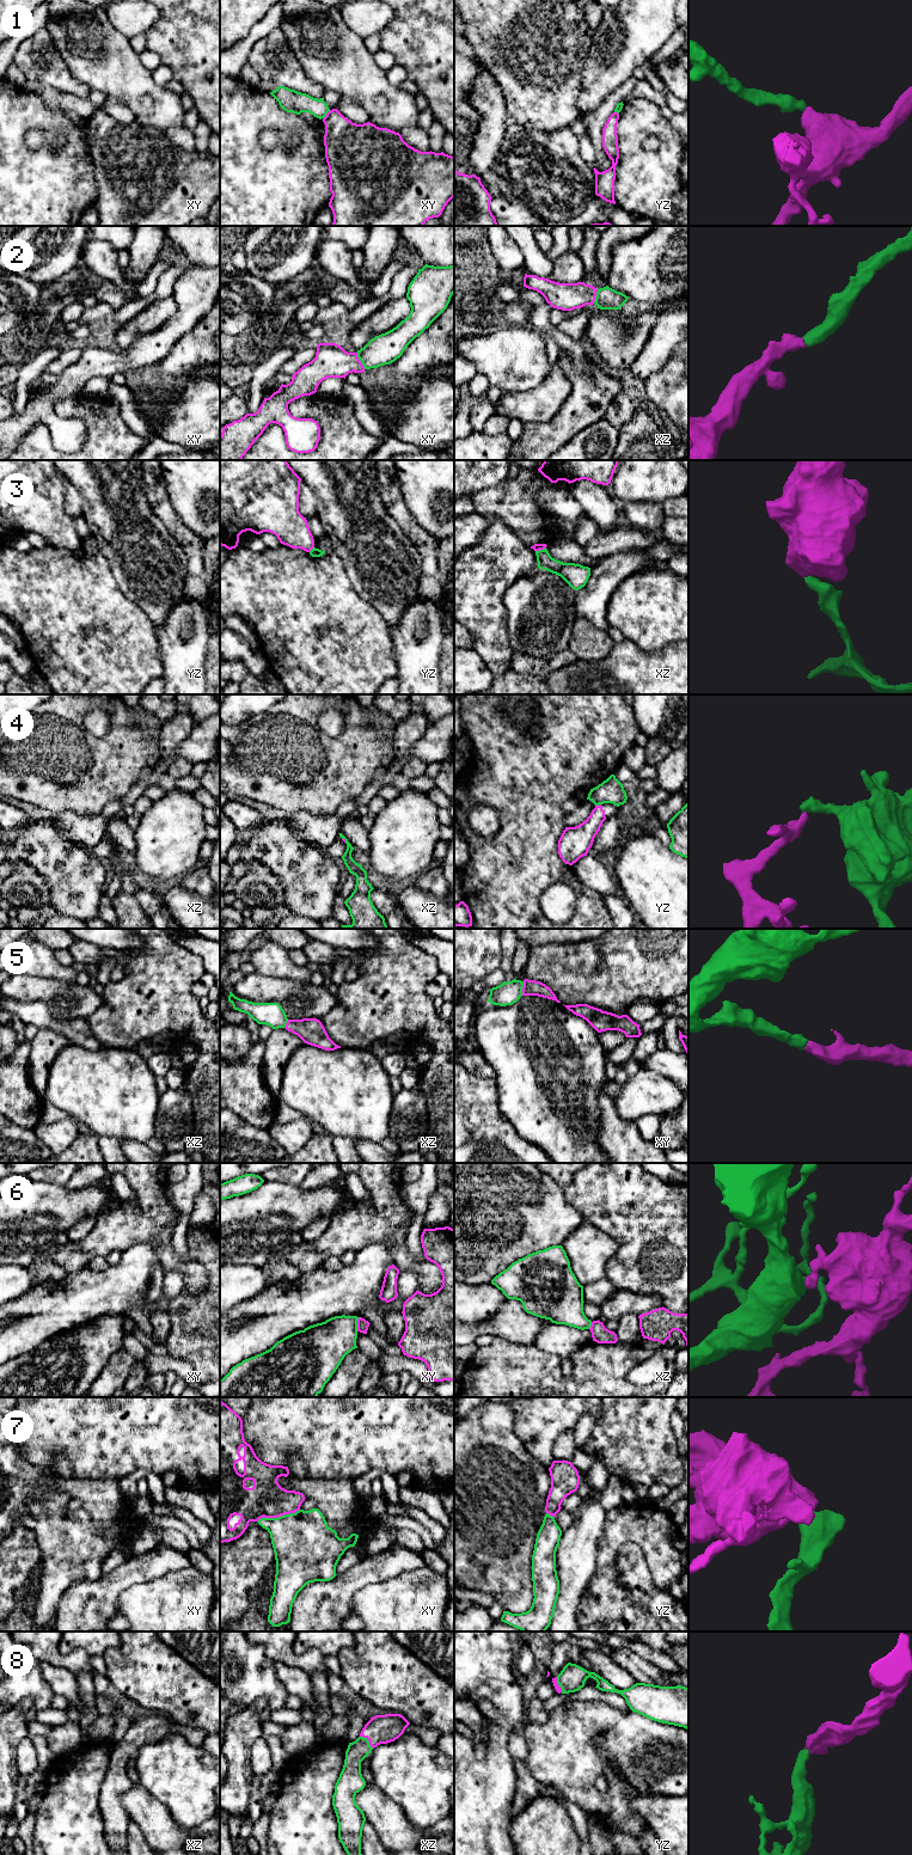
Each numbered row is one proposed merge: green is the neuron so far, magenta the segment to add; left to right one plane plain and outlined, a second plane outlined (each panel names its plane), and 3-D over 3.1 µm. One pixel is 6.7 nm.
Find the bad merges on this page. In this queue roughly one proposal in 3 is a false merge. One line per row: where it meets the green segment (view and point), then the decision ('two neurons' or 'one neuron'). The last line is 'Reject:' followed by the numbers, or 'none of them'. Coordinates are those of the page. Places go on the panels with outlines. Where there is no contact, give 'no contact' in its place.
1: xy (325, 115) | two neurons
2: xy (360, 360) | one neuron
3: xz (540, 550) | two neurons
4: yz (598, 804) | two neurons
5: xy (521, 989) | one neuron
6: xy (356, 1324) | two neurons
7: xy (279, 1517) | one neuron
8: xz (367, 1740) | one neuron
Reject: 1, 3, 4, 6

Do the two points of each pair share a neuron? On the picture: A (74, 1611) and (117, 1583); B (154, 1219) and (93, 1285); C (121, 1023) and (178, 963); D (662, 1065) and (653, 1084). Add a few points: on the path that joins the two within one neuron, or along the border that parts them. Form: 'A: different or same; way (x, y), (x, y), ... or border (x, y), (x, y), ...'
A: same; way (85, 1609), (106, 1591)
B: different; border (121, 1252), (136, 1243), (151, 1242), (158, 1253)
C: same; way (136, 1008), (163, 978)
D: different; border (644, 1066), (671, 1078), (675, 1083)

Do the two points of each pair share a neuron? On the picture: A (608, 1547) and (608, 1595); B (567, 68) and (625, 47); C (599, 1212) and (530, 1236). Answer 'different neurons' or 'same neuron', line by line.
A: same neuron
B: different neurons
C: different neurons

